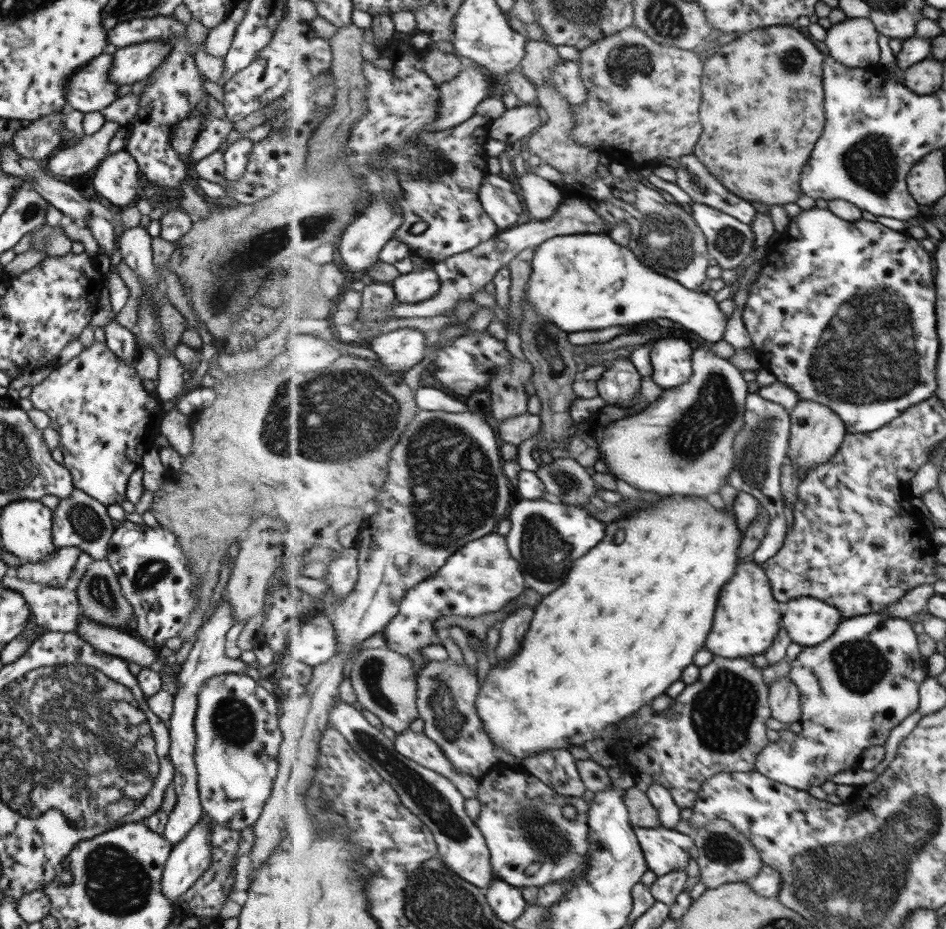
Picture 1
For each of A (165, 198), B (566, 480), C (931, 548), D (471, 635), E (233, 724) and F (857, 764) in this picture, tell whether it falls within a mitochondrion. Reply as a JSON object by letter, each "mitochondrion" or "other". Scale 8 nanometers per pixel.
{"A":"other","B":"mitochondrion","C":"other","D":"other","E":"mitochondrion","F":"other"}

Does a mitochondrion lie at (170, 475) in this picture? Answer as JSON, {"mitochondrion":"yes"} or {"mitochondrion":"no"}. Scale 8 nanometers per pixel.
{"mitochondrion":"no"}

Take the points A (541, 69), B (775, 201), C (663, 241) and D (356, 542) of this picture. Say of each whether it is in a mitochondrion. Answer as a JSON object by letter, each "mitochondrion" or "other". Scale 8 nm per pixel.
{"A":"other","B":"other","C":"mitochondrion","D":"other"}

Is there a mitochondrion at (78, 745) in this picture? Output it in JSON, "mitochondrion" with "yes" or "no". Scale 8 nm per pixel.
{"mitochondrion":"yes"}

